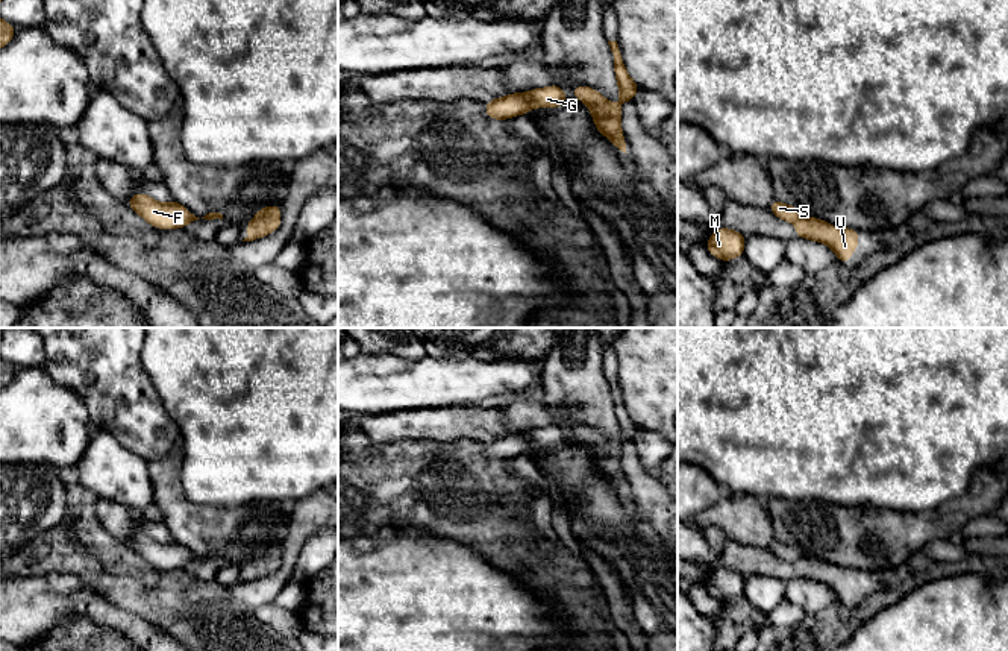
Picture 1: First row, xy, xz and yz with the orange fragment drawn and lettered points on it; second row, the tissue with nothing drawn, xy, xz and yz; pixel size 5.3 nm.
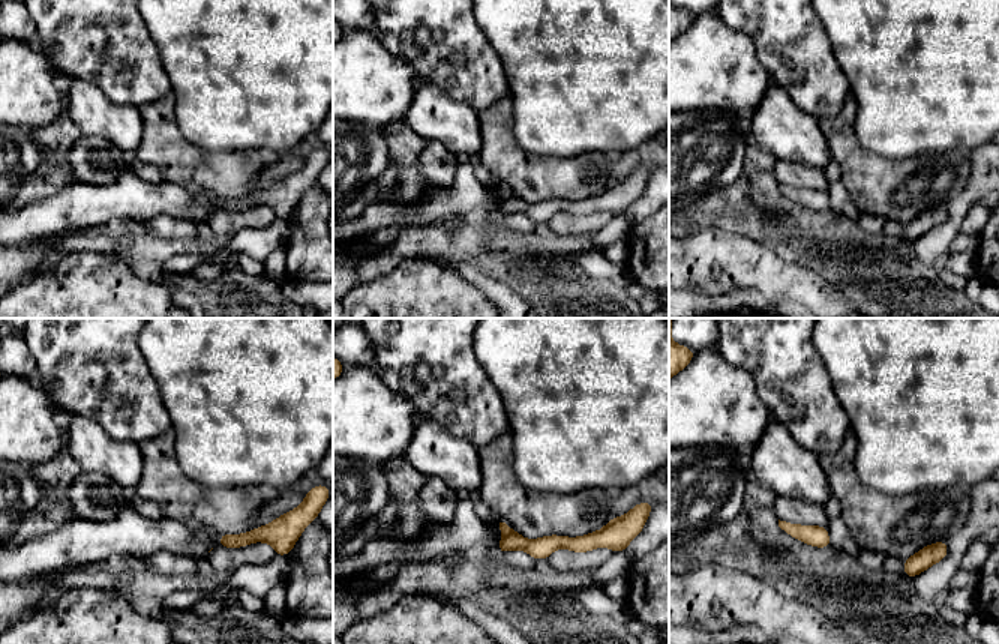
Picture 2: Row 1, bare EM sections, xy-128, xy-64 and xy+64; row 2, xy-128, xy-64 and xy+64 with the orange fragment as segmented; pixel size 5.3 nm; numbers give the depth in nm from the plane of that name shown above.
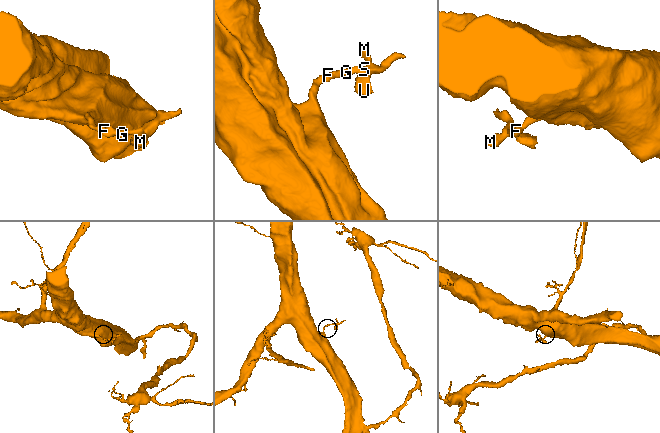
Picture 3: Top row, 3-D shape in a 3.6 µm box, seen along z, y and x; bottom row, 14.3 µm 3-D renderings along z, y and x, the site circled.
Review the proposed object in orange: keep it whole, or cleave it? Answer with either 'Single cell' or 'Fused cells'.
Fused cells

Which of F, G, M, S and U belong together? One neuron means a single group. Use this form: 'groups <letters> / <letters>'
groups F G M S / U

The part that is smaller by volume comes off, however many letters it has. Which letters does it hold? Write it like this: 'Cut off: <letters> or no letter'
Cut off: U

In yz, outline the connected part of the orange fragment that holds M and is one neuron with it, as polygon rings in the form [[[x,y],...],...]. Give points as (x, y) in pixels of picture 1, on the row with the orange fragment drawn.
[[[718,228],[712,231],[711,238],[706,240],[708,252],[722,259],[731,261],[744,255],[746,237],[729,228]]]

